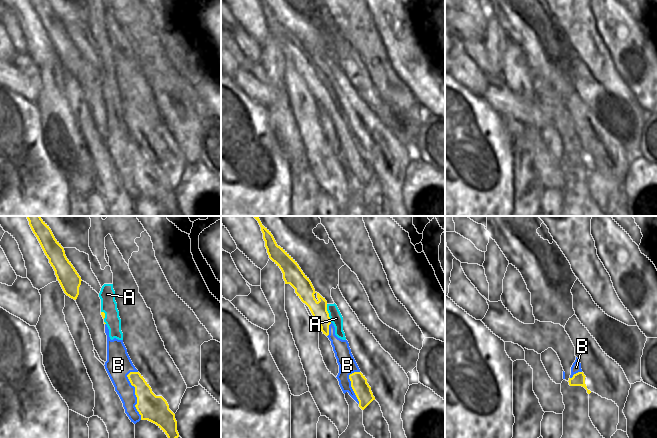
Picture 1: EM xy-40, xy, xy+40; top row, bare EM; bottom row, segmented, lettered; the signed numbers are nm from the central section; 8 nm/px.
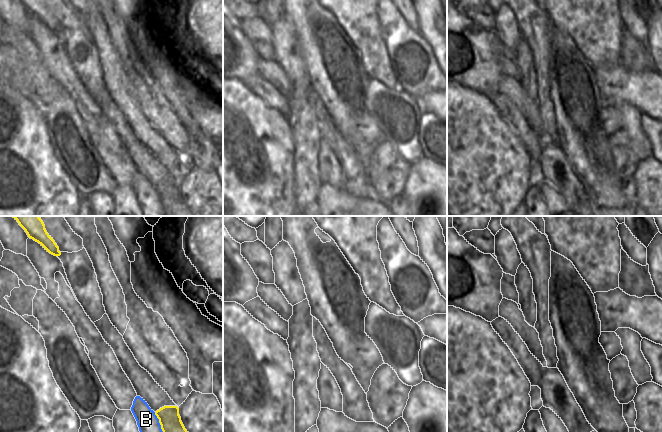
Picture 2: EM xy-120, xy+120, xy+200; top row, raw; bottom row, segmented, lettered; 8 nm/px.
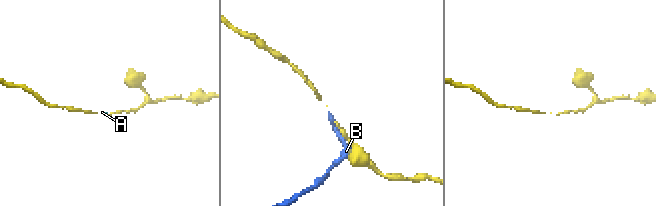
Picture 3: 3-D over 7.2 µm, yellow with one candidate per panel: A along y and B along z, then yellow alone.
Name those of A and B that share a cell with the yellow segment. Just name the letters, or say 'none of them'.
none of them

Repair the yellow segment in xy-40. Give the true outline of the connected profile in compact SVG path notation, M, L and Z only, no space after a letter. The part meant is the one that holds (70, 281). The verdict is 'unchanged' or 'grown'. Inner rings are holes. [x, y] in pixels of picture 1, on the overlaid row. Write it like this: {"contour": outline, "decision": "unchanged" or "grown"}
{"contour": "M40 216L26 217L45 255L49 259L49 263L53 267L64 293L76 300L82 280L71 262L67 259L64 248L55 239L51 229Z", "decision": "unchanged"}

